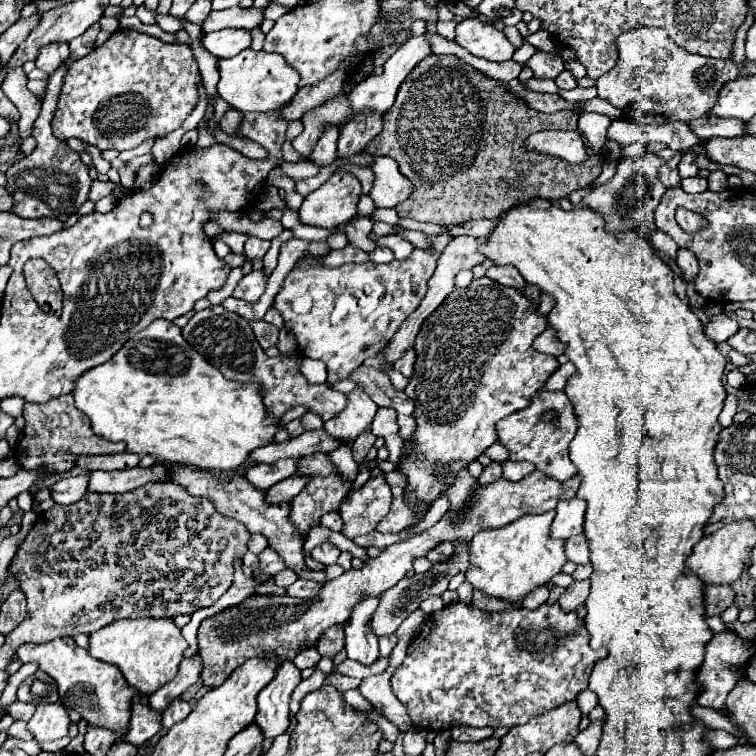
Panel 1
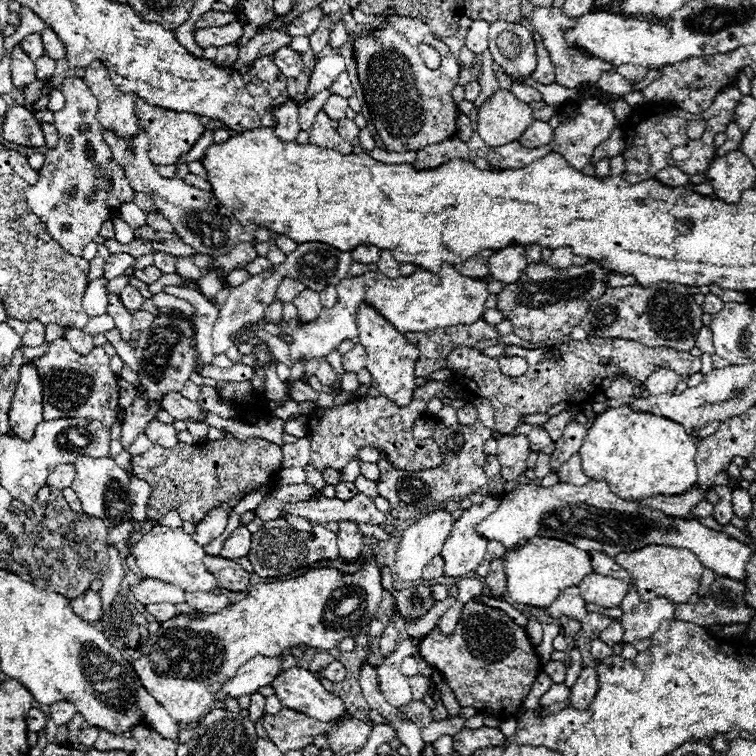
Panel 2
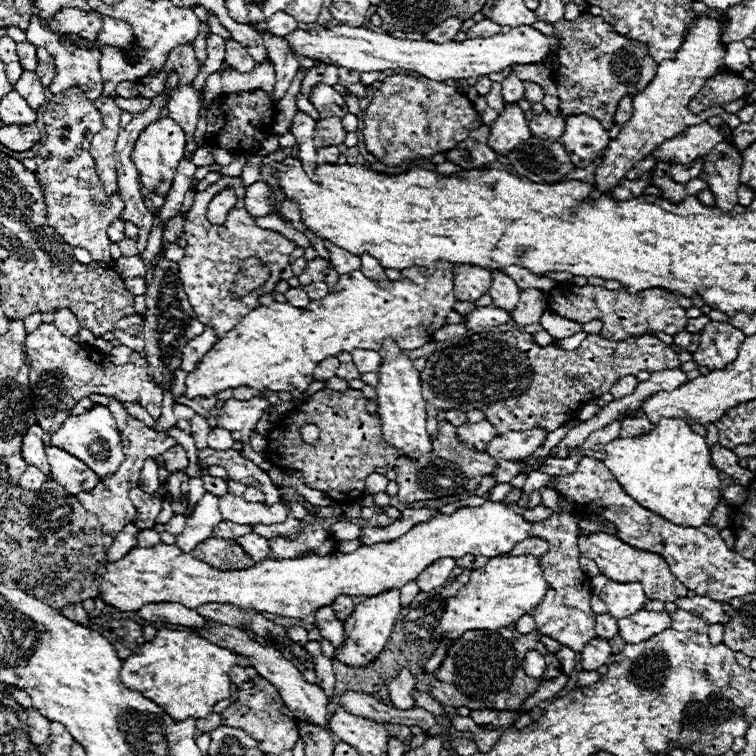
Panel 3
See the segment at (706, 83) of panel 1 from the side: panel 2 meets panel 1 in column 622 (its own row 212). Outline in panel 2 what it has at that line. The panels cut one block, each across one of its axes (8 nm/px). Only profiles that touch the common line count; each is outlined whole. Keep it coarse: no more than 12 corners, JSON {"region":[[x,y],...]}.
{"region":[[60,86],[58,142],[26,190],[48,234],[80,256],[134,190],[98,100]]}

